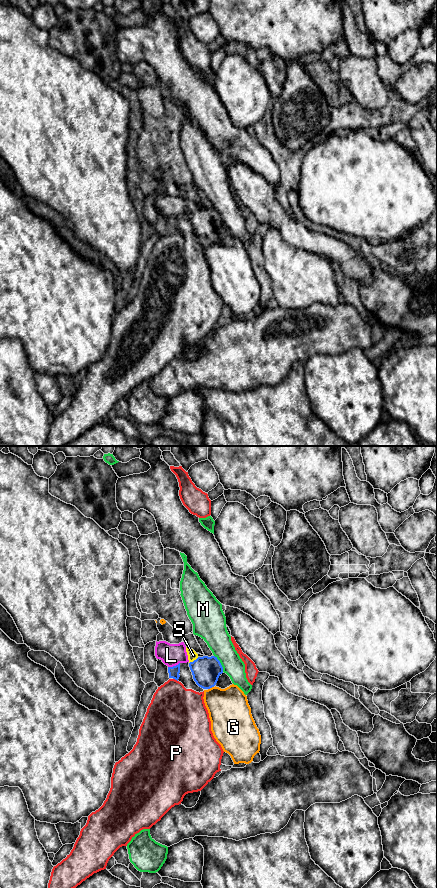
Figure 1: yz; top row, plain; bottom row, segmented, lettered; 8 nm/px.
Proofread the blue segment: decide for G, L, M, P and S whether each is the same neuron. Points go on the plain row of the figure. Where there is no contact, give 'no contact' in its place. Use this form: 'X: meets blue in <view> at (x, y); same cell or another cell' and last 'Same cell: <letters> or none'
G: meets blue in yz at (210, 239); another cell
L: meets blue in yz at (173, 218); another cell
M: meets blue in yz at (220, 215); another cell
P: meets blue in yz at (175, 231); another cell
S: meets blue in yz at (194, 212); another cell
Same cell: none

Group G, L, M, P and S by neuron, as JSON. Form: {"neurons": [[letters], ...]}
{"neurons": [["G"], ["L", "S"], ["M"], ["P"]]}

